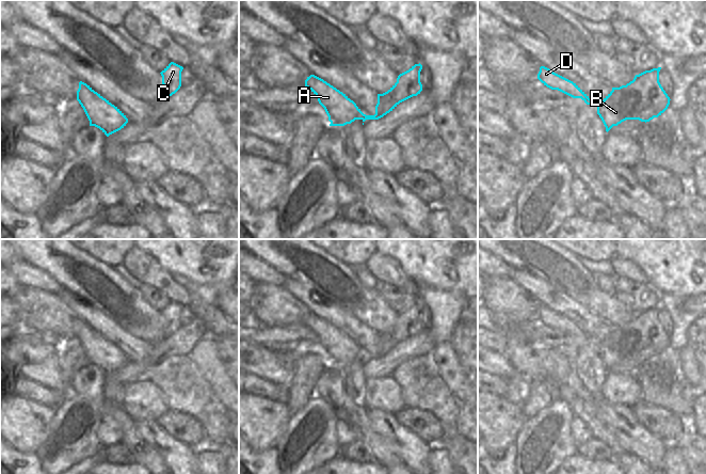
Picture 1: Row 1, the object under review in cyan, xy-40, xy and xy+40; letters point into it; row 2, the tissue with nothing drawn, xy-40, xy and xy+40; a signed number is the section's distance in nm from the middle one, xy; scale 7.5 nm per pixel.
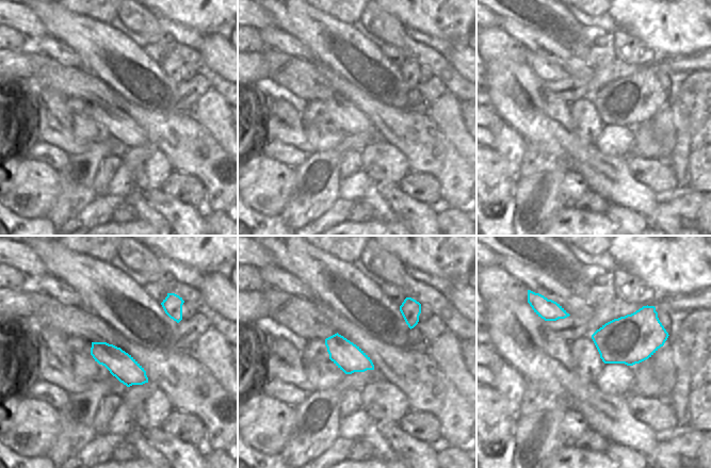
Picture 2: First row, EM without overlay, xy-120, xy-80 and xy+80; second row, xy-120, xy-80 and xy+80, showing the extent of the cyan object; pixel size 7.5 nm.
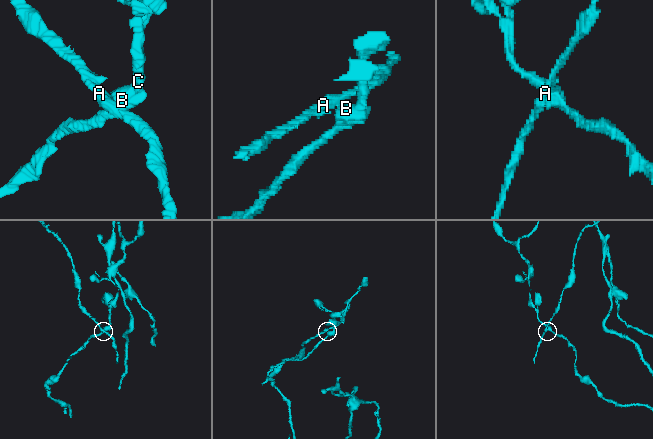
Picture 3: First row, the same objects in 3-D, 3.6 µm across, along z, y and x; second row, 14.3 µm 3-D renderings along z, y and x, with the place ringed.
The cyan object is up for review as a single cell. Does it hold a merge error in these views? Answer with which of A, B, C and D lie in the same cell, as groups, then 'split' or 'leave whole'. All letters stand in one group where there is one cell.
A D / B C; split

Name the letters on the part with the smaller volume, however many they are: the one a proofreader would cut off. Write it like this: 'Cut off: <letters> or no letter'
Cut off: A, D

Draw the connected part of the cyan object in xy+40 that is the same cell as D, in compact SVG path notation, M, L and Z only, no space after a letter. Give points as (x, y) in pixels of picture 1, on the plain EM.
M545 305L540 306L537 318L551 329L558 329L573 337L581 337L587 344L593 343L591 337L576 322Z

